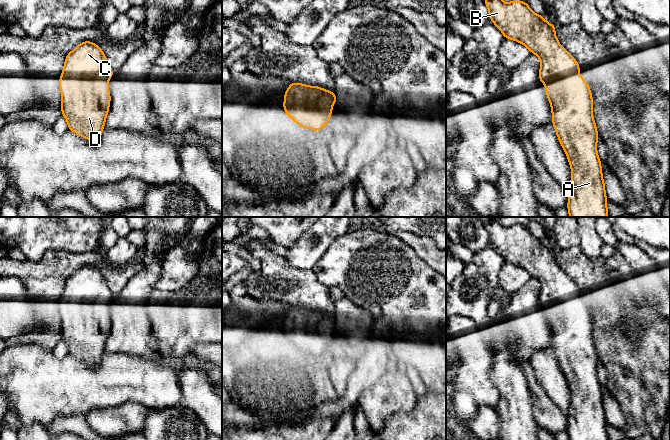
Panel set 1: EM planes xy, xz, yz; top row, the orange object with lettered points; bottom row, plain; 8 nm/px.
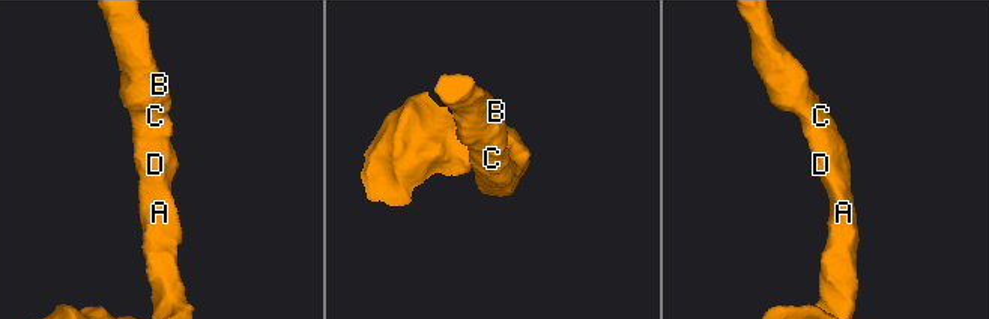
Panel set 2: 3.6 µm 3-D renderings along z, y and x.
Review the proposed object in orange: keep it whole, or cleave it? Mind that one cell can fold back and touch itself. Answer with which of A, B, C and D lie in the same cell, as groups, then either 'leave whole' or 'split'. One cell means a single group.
groups A B C D; leave whole

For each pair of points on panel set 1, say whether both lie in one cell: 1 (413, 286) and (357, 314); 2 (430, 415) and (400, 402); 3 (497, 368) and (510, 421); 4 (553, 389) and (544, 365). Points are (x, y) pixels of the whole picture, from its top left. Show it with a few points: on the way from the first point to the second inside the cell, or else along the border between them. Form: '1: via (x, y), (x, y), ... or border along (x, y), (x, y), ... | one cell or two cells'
1: border along (345, 297), (371, 315), (373, 329), (370, 333) | two cells
2: border along (418, 398), (412, 411) | two cells
3: via (510, 381), (510, 408) | one cell
4: via (553, 383), (547, 371) | one cell

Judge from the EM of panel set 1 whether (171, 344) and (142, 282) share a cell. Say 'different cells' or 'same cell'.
different cells

